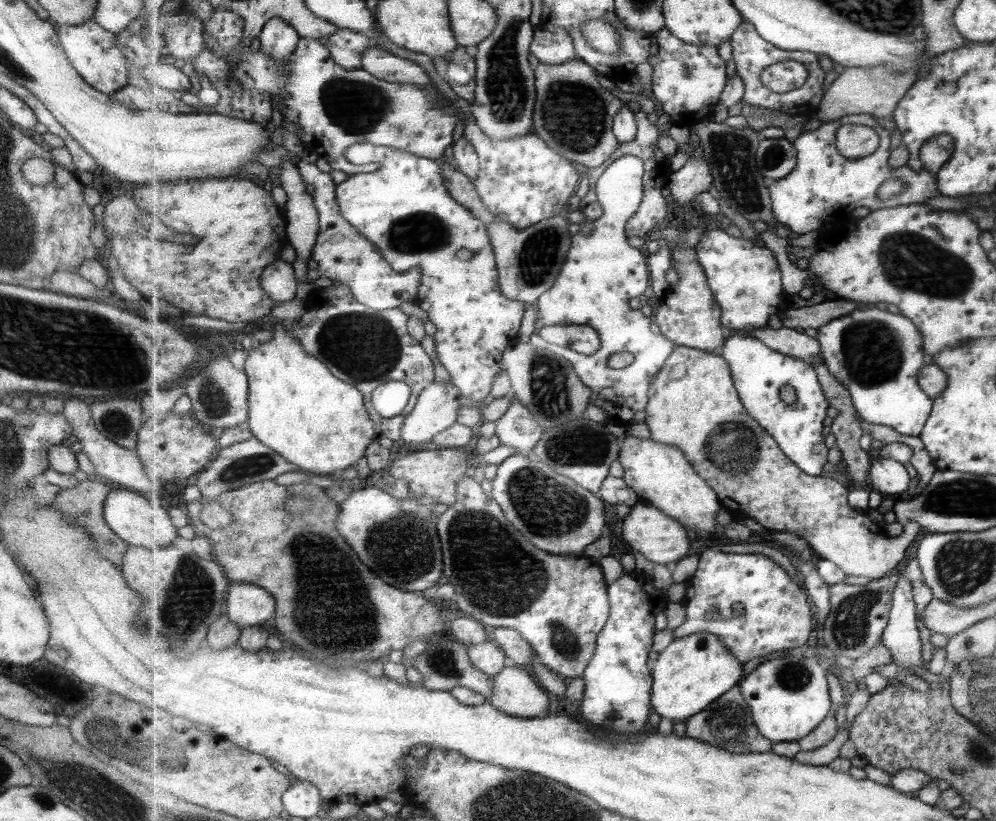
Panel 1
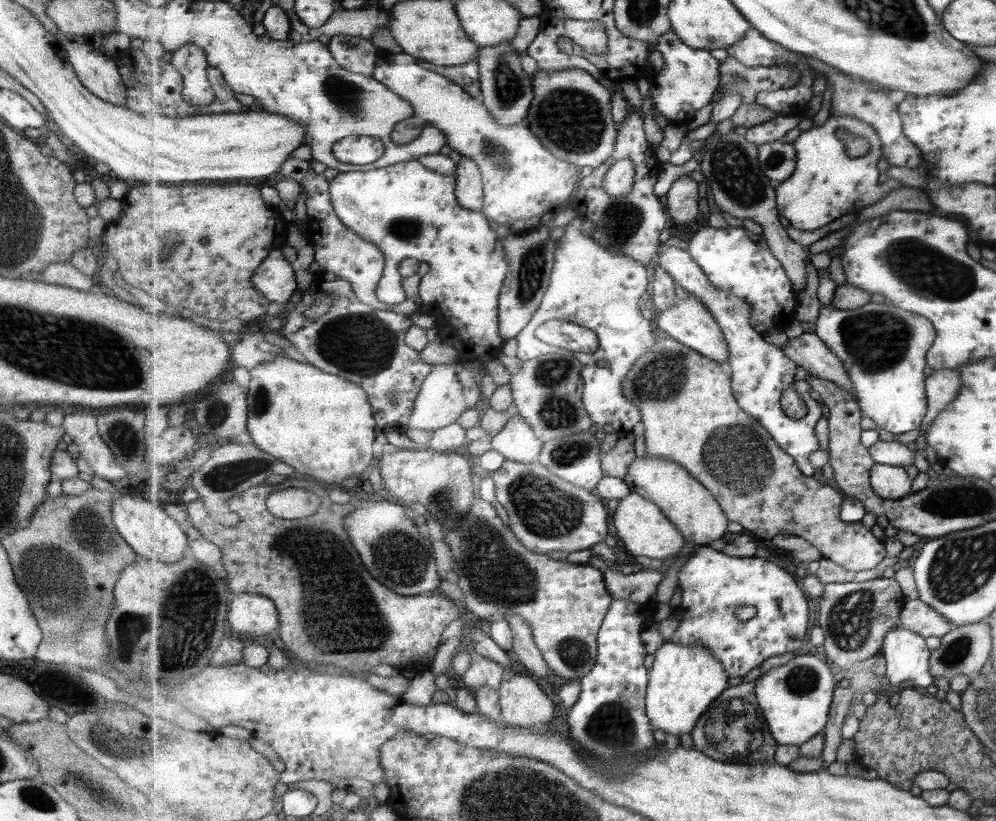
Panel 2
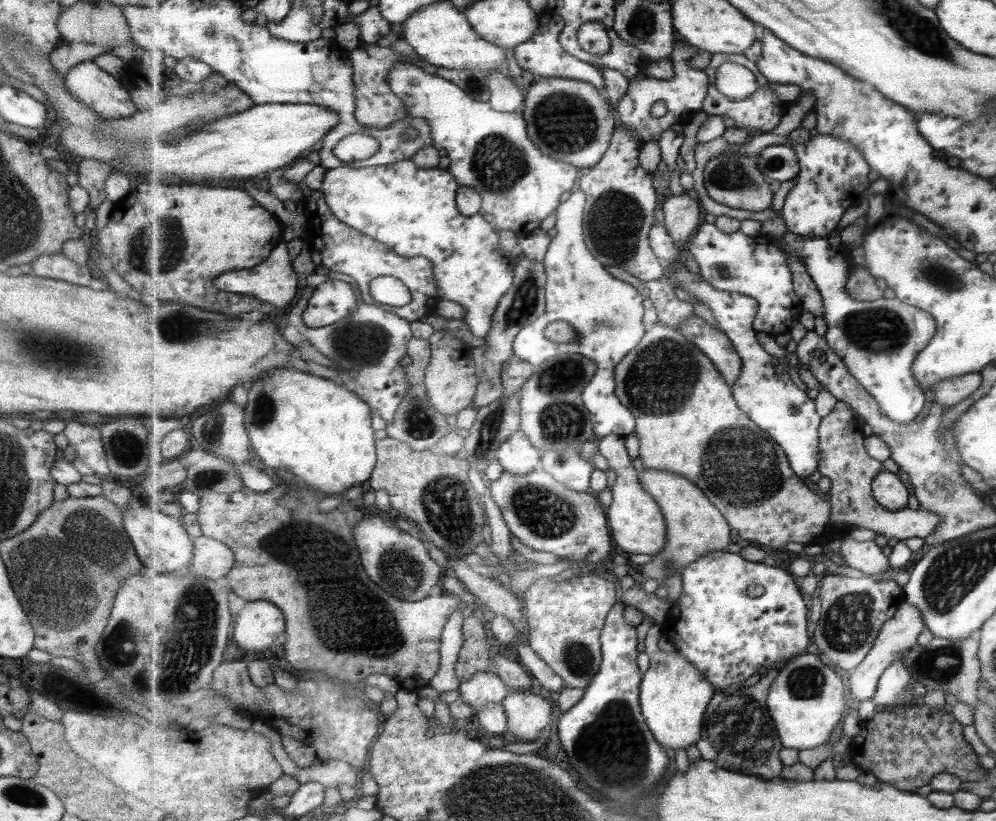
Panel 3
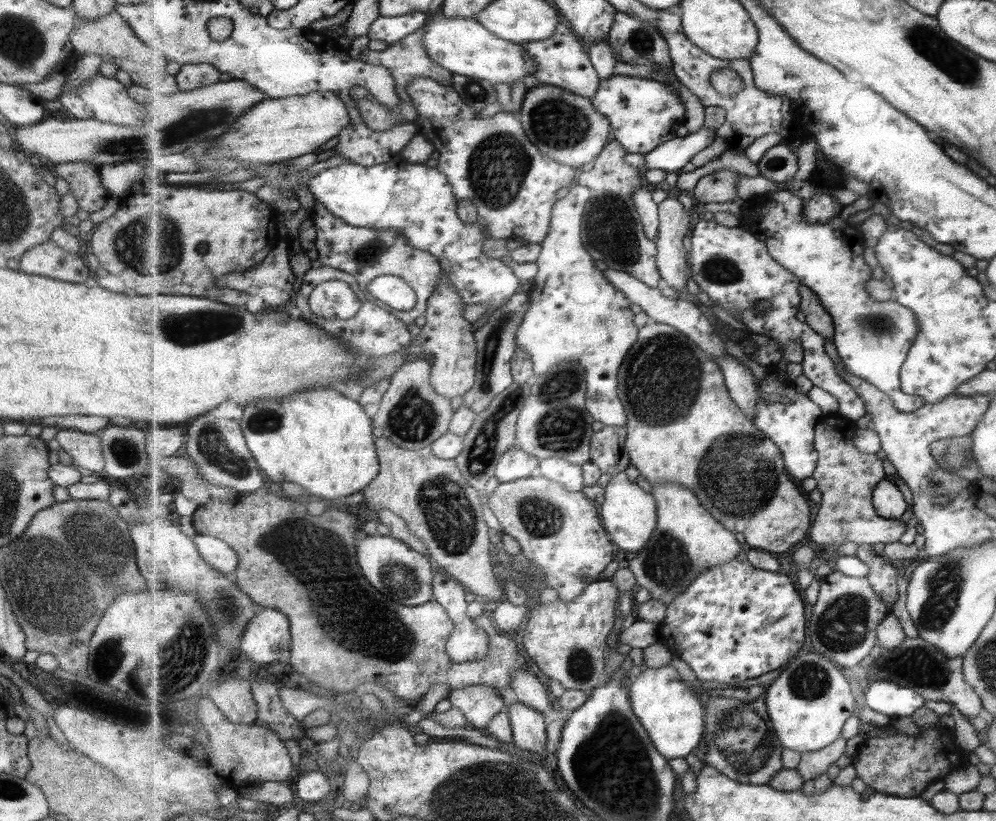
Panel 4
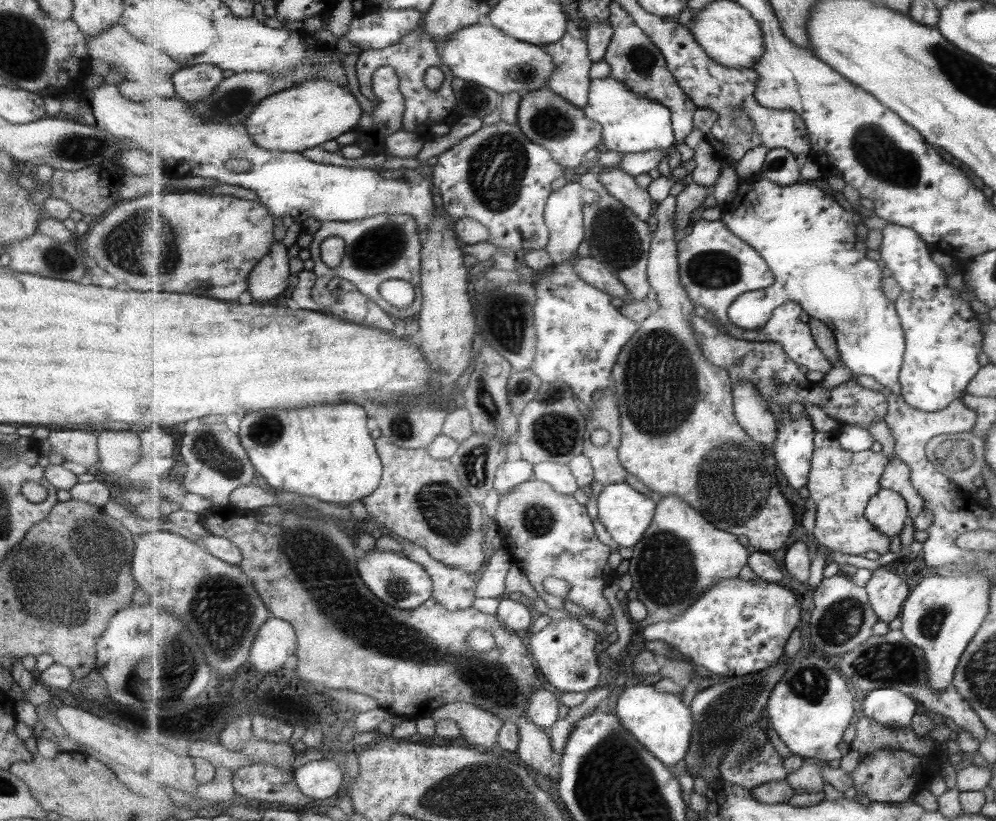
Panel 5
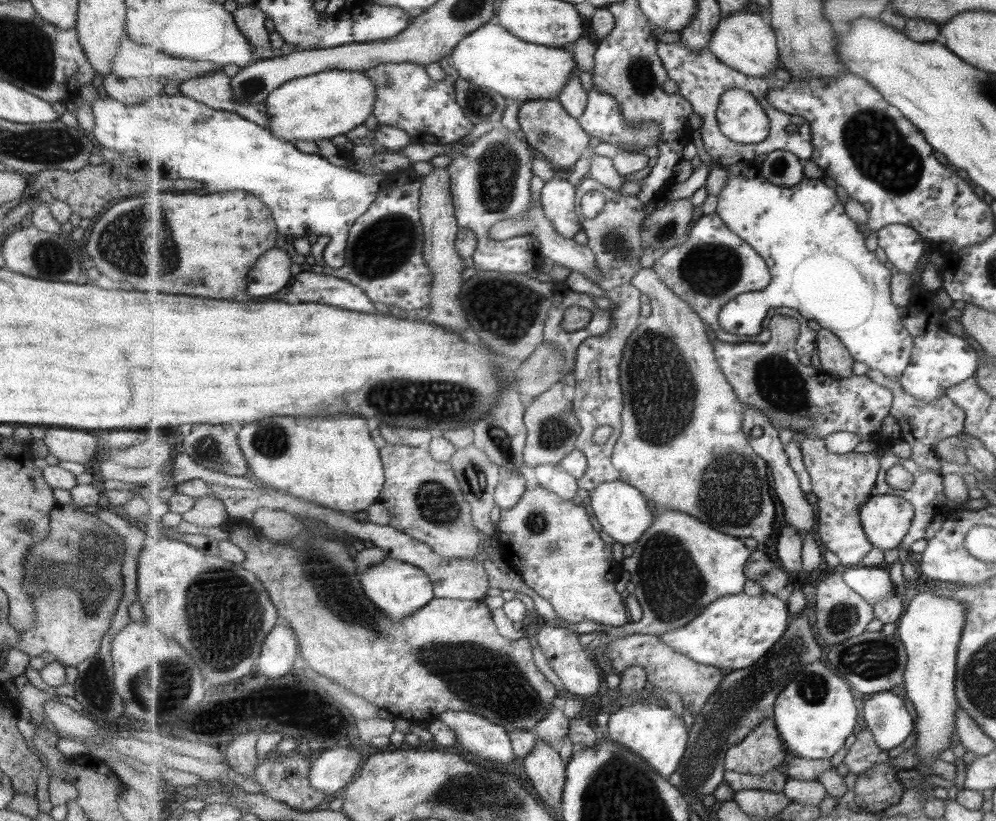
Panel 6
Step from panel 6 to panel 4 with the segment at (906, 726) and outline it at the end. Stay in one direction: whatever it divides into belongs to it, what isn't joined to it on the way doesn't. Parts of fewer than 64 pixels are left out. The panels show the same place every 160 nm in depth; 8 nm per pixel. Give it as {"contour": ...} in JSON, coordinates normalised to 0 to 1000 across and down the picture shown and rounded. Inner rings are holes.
{"contour":[[[882,828],[870,836],[872,836],[868,843],[870,860],[892,873],[916,873],[931,855],[925,844],[898,831]]]}

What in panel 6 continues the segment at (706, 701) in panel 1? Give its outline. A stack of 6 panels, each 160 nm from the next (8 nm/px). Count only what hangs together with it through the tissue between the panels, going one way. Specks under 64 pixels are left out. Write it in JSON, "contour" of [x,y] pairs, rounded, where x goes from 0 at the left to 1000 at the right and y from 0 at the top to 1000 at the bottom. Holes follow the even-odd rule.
{"contour":[[[644,854],[613,871],[609,890],[610,899],[631,911],[640,921],[645,921],[666,948],[680,942],[691,914],[693,900],[686,876],[678,872],[671,862],[656,857],[646,859]]]}

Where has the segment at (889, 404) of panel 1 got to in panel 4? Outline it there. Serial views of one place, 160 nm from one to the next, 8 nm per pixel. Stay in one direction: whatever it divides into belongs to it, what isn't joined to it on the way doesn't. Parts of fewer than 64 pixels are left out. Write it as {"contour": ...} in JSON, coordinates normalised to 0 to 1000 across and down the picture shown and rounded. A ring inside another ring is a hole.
{"contour":[[[784,230],[768,238],[758,239],[750,244],[749,257],[744,261],[744,276],[756,284],[771,298],[772,309],[785,322],[792,331],[800,335],[804,347],[812,350],[822,362],[828,379],[834,382],[839,396],[837,420],[841,434],[854,456],[876,465],[890,477],[907,502],[919,503],[928,492],[928,487],[921,481],[914,481],[905,473],[905,447],[909,443],[911,434],[917,423],[918,414],[923,407],[923,391],[917,379],[907,371],[895,367],[879,365],[870,356],[870,345],[877,339],[877,326],[868,319],[869,290],[863,275],[850,272],[842,259],[828,273],[820,273],[808,266],[809,244],[797,234]]]}

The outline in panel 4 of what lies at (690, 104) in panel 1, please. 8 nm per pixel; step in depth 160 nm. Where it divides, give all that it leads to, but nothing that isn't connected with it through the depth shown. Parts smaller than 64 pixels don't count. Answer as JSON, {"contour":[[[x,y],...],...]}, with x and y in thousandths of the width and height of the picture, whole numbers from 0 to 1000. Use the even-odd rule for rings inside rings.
{"contour":[[[615,91],[604,96],[593,123],[612,146],[615,171],[621,172],[631,186],[649,189],[667,173],[680,168],[680,156],[689,150],[689,128],[685,121],[676,116],[669,102],[658,95]]]}

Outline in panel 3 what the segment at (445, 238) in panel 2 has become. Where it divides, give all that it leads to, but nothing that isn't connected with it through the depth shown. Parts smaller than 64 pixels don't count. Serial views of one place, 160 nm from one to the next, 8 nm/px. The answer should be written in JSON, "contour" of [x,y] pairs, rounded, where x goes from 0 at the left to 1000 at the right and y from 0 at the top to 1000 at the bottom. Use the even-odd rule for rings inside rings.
{"contour":[[[411,194],[383,202],[352,205],[344,201],[329,207],[322,231],[334,261],[346,273],[366,284],[376,295],[391,300],[403,312],[433,315],[438,326],[442,364],[463,371],[468,378],[464,390],[475,409],[487,412],[493,403],[503,365],[515,352],[520,319],[517,307],[507,308],[501,303],[501,283],[491,264],[483,258],[477,263],[463,261],[459,248],[462,228],[449,205],[425,205]],[[382,336],[374,340],[371,359],[385,373],[404,374],[415,367],[413,353],[397,336]]]}

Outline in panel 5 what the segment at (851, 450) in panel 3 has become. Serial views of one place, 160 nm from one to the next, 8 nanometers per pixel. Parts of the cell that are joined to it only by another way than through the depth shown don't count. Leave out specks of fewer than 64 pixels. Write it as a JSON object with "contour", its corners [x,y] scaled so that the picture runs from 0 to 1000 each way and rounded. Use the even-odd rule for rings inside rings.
{"contour":[[[840,525],[820,526],[817,533],[817,554],[810,592],[812,605],[820,615],[818,653],[826,669],[846,675],[865,677],[868,672],[893,672],[895,655],[883,648],[868,629],[876,604],[885,596],[884,585],[894,564],[886,549],[852,549],[841,537]]]}

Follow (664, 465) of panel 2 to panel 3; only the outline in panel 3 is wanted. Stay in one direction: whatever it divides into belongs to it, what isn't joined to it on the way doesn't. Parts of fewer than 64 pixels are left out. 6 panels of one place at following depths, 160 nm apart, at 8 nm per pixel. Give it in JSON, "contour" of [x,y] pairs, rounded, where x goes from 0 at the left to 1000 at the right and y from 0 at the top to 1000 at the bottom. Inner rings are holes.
{"contour":[[[648,570],[648,574],[643,576],[643,583],[652,602],[663,614],[670,639],[670,663],[667,669],[654,677],[656,685],[650,685],[644,689],[644,698],[651,705],[659,706],[661,716],[658,722],[663,730],[668,730],[672,726],[672,716],[668,706],[676,699],[682,698],[685,702],[692,688],[700,686],[700,682],[709,675],[728,670],[734,663],[734,639],[730,638],[731,633],[712,609],[712,605],[686,579]]]}

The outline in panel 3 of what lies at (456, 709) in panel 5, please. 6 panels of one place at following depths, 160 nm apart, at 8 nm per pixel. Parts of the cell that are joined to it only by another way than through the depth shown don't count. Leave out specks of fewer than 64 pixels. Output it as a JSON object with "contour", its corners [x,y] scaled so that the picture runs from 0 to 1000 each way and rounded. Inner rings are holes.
{"contour":[[[495,816],[482,819],[473,828],[463,832],[460,842],[461,850],[472,857],[479,868],[494,855],[504,857],[513,844]]]}

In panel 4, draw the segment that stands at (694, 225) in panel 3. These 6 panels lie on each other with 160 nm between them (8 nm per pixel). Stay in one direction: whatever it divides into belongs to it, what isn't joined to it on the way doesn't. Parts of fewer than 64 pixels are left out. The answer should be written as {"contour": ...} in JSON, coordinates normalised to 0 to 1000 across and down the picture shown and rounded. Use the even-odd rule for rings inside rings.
{"contour":[[[680,238],[663,248],[663,276],[659,290],[660,322],[668,346],[681,358],[687,357],[692,341],[691,307],[686,297],[694,278],[693,257],[686,253]]]}

